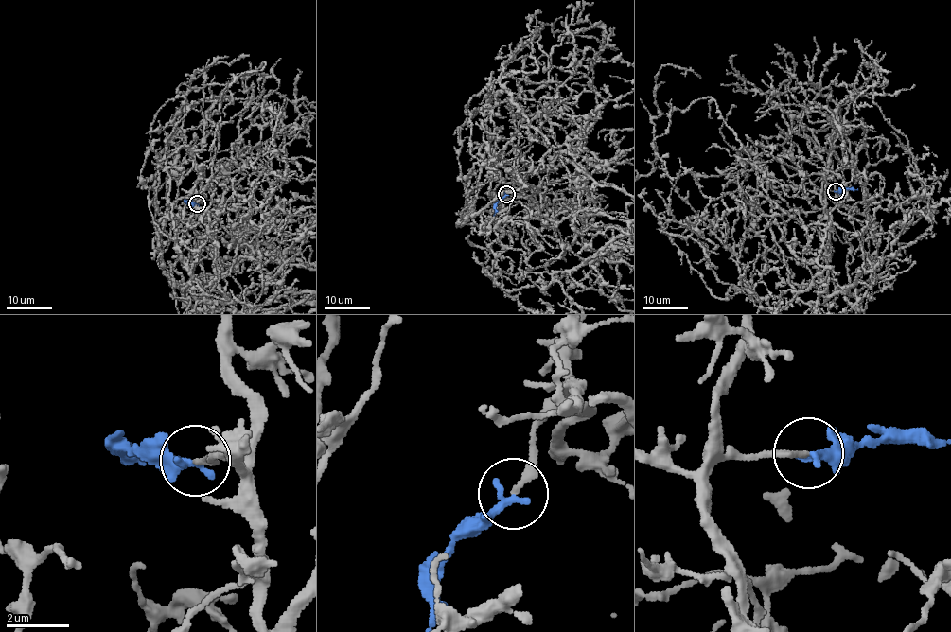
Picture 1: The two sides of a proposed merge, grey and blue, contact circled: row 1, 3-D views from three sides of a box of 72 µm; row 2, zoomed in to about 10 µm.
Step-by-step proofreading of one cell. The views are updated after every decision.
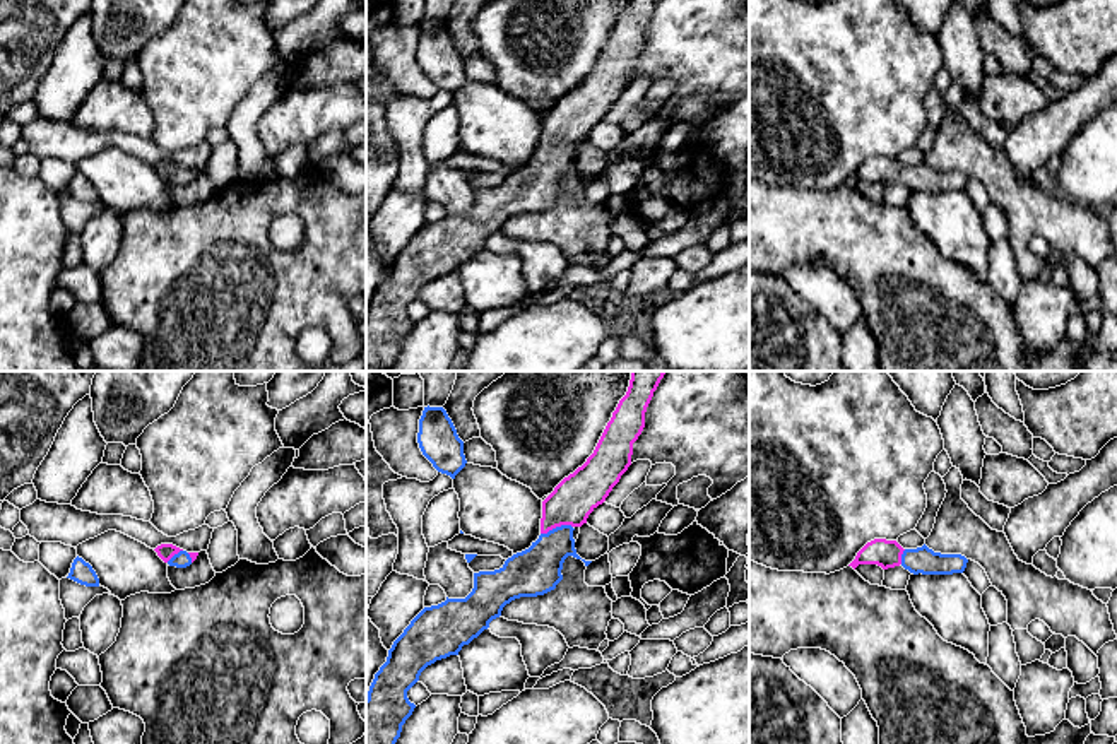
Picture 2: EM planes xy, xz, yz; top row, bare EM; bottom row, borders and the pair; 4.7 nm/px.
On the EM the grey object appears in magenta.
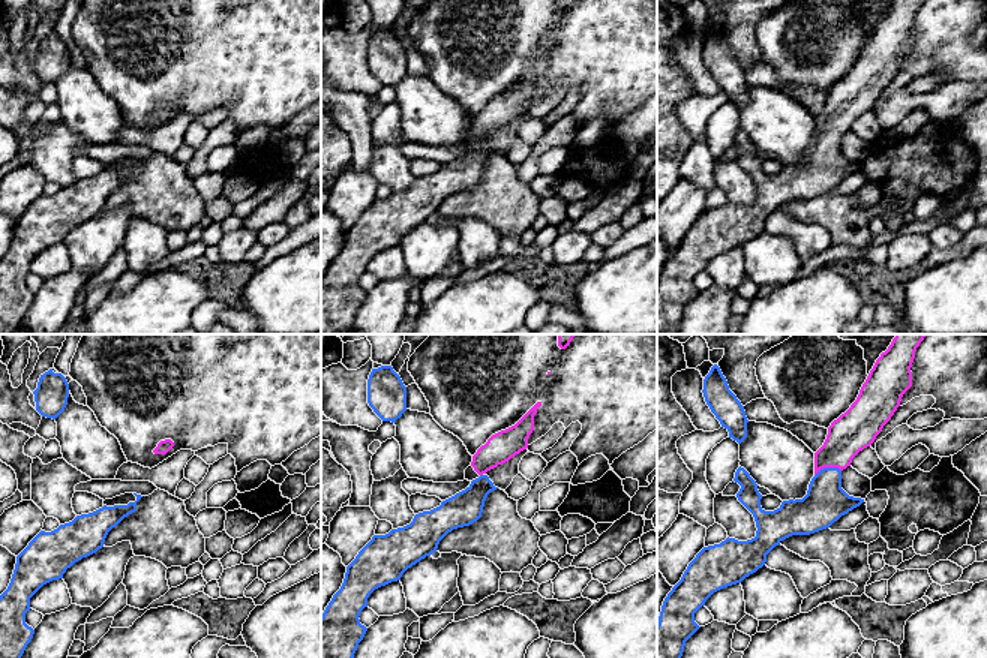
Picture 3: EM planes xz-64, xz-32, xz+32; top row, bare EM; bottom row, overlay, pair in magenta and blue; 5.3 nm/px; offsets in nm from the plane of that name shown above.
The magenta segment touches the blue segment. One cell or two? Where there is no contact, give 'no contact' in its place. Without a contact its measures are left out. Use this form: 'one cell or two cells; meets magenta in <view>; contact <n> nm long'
one cell; meets magenta in xz; contact 160 nm long

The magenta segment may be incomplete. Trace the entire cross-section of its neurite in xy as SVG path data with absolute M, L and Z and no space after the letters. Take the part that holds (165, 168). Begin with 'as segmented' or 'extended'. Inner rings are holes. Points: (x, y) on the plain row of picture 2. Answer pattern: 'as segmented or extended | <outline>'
extended | M161 161L154 168L164 180L176 185L190 183L198 173L198 169L186 169L173 161Z

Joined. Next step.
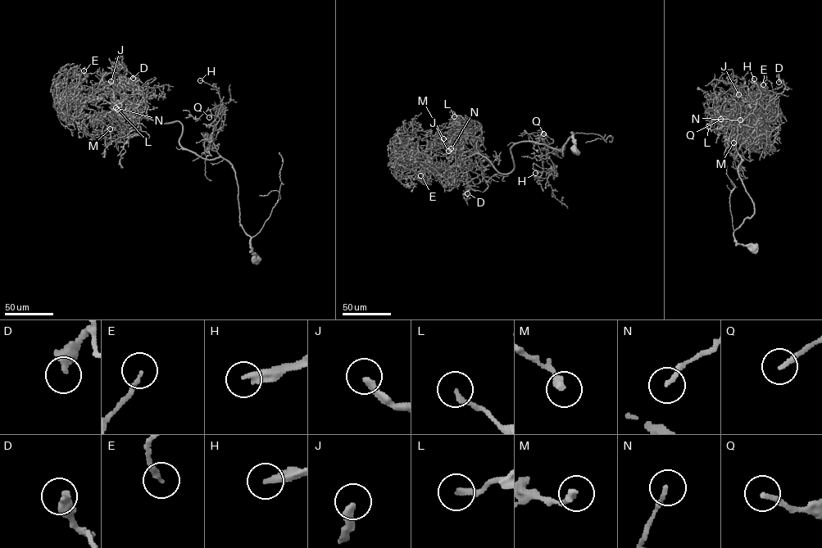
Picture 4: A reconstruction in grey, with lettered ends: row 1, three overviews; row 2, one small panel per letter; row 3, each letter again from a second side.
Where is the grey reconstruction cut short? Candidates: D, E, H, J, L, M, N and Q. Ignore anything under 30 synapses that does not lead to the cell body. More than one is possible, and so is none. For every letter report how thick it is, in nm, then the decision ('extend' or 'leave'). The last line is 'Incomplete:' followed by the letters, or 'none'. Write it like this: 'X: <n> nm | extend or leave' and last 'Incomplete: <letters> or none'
D: 380 nm | leave
E: 180 nm | leave
H: 340 nm | extend
J: 280 nm | leave
L: 200 nm | leave
M: 280 nm | leave
N: 140 nm | leave
Q: 190 nm | extend
Incomplete: H, Q

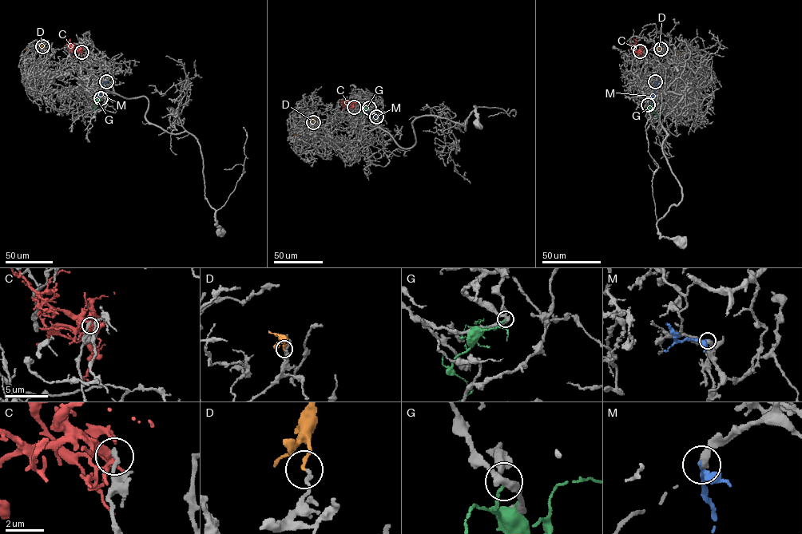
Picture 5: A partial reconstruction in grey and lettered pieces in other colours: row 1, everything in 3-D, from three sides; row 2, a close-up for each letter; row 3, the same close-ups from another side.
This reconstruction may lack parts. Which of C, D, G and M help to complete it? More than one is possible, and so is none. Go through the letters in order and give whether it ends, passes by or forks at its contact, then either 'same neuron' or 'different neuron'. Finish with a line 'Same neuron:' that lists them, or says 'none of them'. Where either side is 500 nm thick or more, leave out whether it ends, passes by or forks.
C: it forks | different neuron
D: it ends | different neuron
G: it ends | different neuron
M: it passes by | same neuron
Same neuron: M

